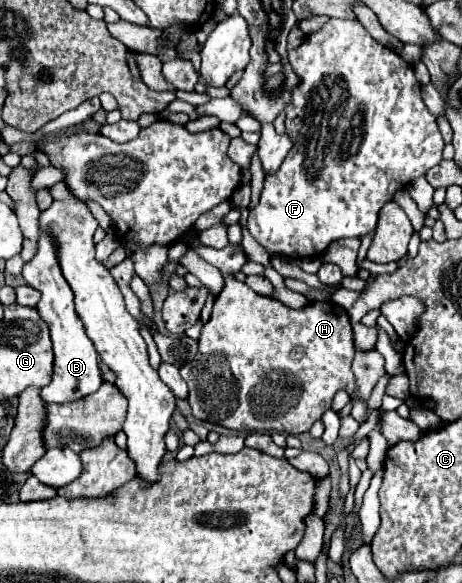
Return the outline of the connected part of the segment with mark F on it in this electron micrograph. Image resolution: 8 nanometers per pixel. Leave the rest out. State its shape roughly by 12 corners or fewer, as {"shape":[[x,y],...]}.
{"shape":[[358,18],[288,60],[292,150],[248,232],[306,258],[374,232],[444,140]]}

